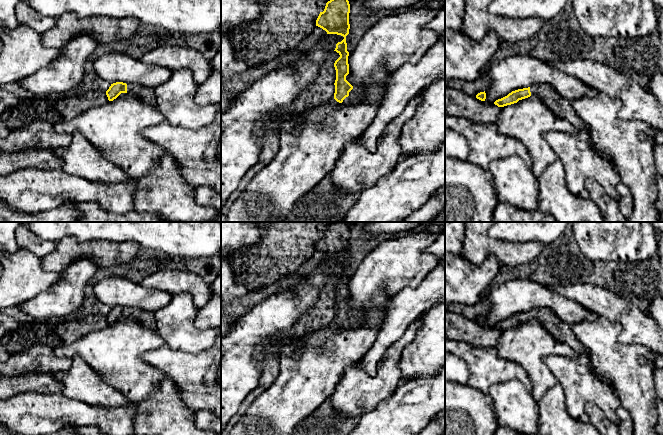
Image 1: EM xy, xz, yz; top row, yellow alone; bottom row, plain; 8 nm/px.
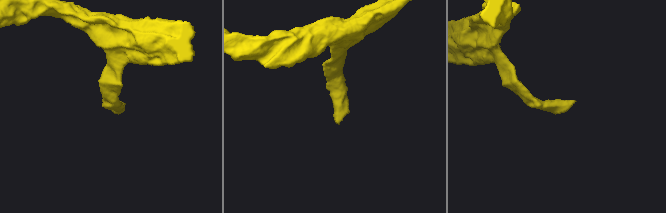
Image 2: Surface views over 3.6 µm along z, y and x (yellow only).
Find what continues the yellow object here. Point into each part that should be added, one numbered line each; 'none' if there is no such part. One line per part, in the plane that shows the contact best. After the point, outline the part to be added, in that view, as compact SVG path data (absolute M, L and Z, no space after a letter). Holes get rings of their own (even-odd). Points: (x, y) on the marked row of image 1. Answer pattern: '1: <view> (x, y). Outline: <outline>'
1: xz (356, 95). Outline: M356 87L353 88L350 92L349 92L349 96L346 97L343 100L343 104L355 104L355 103L359 103L364 99L364 93L362 91L361 88Z

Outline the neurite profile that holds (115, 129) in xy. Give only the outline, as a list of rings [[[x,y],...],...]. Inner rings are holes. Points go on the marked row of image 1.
[[[121,93],[113,101],[104,105],[92,107],[73,119],[64,119],[54,125],[57,132],[72,134],[79,131],[94,145],[109,161],[117,164],[130,177],[140,177],[148,174],[167,152],[157,144],[143,137],[142,132],[150,126],[164,120],[156,102],[142,102],[127,93]]]

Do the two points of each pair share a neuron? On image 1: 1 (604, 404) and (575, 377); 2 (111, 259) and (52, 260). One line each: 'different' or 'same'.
1: same
2: same

